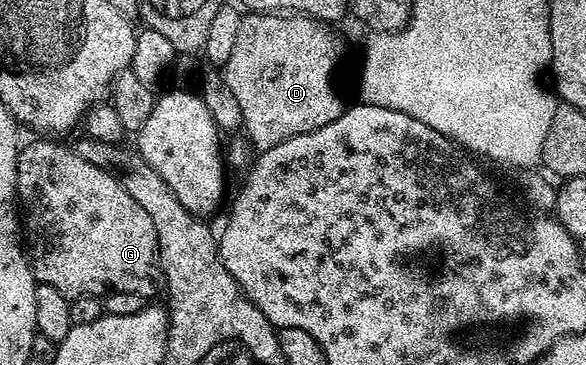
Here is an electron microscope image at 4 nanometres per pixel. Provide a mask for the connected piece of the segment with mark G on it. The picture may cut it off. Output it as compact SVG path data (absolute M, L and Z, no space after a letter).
M52 138L32 139L36 140L30 141L25 148L23 145L16 154L16 194L22 209L22 236L26 241L28 266L37 281L54 286L54 290L69 298L100 298L109 292L151 298L159 288L161 291L158 245L150 214L146 214L146 210L142 210L142 206L126 194L120 182L110 173L98 170L94 162L86 162L86 158L78 155L69 145L67 148L64 144L55 144Z

